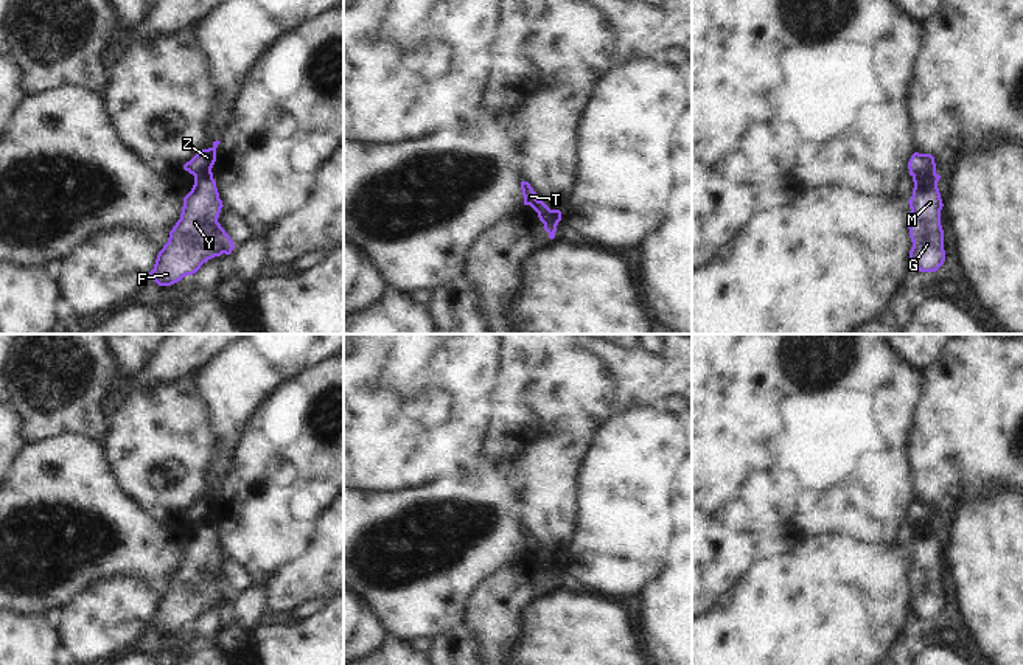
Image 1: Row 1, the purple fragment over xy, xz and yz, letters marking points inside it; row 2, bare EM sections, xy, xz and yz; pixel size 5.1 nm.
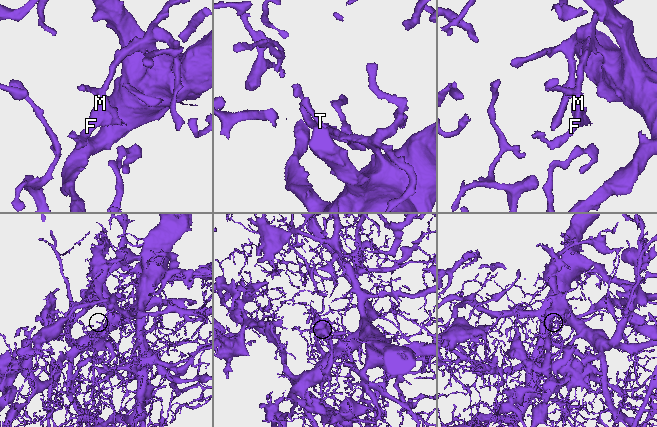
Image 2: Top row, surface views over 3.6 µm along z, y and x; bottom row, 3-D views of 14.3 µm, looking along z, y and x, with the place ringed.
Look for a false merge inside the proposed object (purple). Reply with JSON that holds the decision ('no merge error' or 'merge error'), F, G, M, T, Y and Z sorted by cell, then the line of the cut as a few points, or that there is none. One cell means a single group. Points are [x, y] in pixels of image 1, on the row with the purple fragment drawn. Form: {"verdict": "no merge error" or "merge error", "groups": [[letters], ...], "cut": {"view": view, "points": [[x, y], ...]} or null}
{"verdict": "merge error", "groups": [["F", "G", "M", "Y"], ["T", "Z"]], "cut": {"view": "yz", "points": [[935, 171], [913, 176]]}}

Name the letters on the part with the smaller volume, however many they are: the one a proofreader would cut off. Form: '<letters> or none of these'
F, G, M, Y

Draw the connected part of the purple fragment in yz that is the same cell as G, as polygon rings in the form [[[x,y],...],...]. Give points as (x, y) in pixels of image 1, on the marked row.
[[[936,172],[913,176],[914,188],[908,200],[911,208],[908,228],[913,242],[910,261],[919,272],[936,272],[945,261],[939,179]]]

